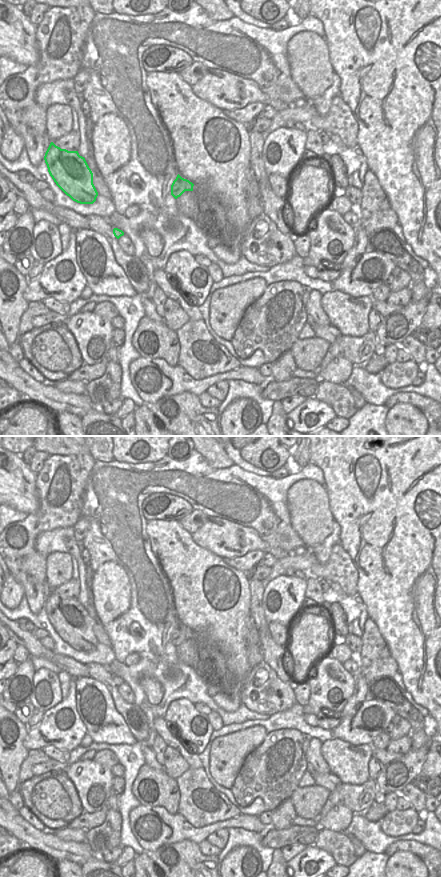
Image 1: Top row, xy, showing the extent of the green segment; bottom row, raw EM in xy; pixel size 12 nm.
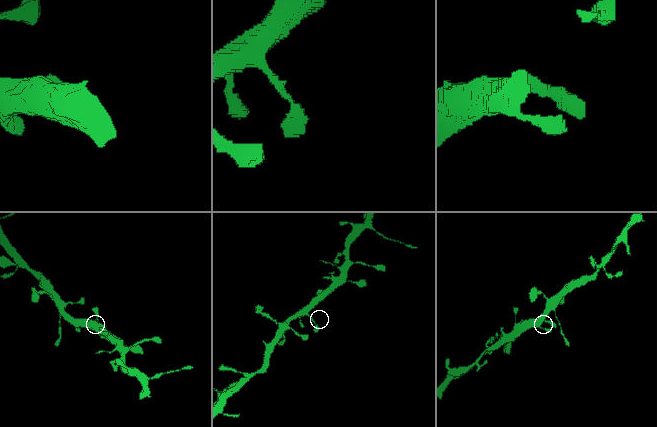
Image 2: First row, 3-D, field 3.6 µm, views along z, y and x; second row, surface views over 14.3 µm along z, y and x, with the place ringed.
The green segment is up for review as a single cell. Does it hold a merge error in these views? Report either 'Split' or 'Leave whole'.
Leave whole

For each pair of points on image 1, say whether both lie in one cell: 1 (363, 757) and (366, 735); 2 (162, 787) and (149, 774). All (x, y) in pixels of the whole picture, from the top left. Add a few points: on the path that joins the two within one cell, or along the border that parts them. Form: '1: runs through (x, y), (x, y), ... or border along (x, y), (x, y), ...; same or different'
1: border along (342, 740), (352, 744), (370, 745); different
2: runs through (159, 784), (152, 777); same

